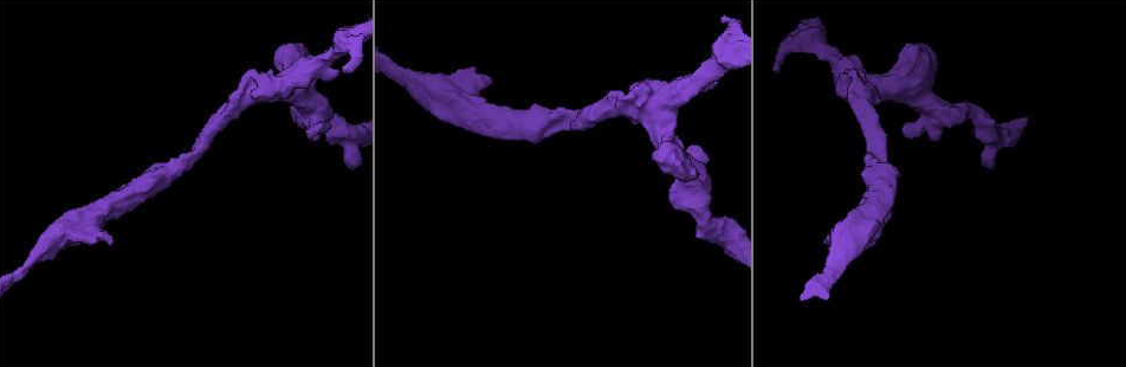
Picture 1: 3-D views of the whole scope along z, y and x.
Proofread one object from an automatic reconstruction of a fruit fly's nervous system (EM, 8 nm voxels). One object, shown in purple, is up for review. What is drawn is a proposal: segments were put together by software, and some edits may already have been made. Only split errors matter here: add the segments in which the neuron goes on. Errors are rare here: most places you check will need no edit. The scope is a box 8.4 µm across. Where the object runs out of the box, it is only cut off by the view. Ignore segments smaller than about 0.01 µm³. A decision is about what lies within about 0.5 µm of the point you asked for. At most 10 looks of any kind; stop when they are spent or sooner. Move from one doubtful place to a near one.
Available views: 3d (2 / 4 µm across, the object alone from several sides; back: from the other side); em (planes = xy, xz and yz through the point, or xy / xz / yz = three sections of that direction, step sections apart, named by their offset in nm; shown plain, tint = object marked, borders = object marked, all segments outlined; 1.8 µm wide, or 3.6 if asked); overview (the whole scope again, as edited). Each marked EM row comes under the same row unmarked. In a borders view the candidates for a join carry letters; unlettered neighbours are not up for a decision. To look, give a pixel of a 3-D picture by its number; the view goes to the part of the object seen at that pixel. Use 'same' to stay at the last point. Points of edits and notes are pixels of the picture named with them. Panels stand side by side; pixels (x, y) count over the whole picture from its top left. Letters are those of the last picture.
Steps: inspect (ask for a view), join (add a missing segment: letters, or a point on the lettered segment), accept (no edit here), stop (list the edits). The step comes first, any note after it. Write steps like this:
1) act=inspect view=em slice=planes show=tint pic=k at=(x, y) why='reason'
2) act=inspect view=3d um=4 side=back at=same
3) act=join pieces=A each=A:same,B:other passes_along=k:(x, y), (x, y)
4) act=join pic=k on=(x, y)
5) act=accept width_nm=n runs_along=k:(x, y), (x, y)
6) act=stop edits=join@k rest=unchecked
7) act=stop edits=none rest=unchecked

act=inspect view=em slice=xz step=8 show=borders pic=1 at=(776, 72) why='branch stops here'

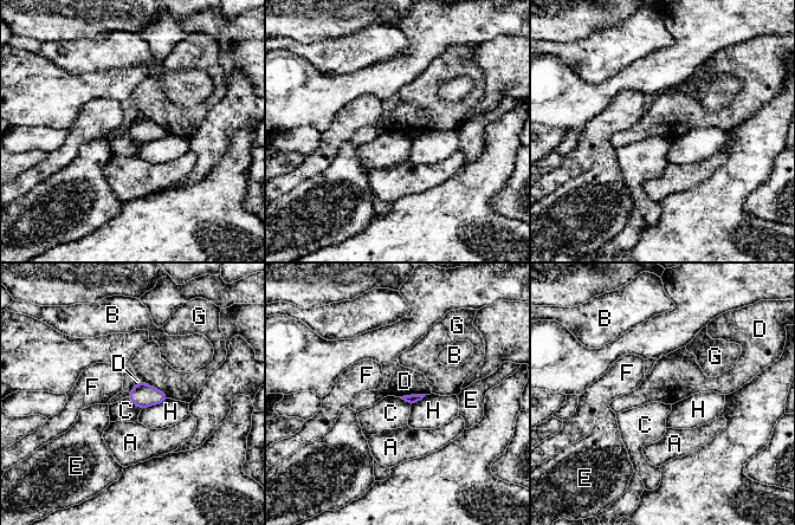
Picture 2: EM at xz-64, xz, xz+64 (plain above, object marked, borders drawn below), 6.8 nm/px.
act=accept each=A:other,B:other,C:other,D:other,E:other,F:other,G:other,H:other found='none of them fits'

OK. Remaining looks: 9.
act=inspect view=em slice=xy step=16 show=borders pic=1 at=(677, 167) why='calibre changes'

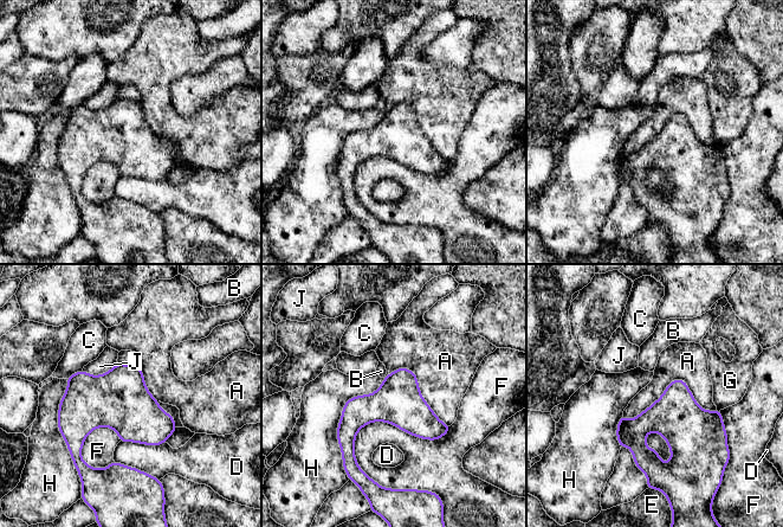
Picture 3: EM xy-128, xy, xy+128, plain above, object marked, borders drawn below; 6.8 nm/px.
act=accept each=A:other,B:other,C:other,D:other,E:other,F:other,G:other,H:other,J:other border=3:(716, 409), (674, 379), (623, 415) found='none of them fits'

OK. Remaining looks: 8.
act=inspect view=3d um=4 side=back pic=1 at=(689, 148) why='branch stops here'

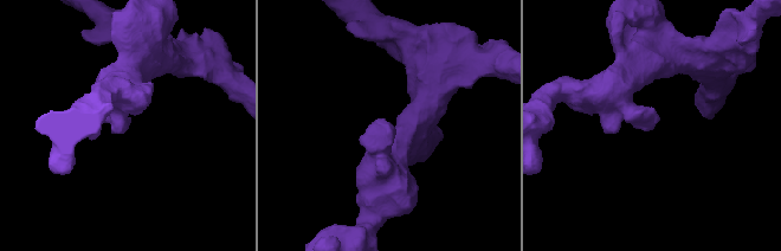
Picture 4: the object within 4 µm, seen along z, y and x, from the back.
act=inspect view=em slice=yz step=4 show=tint pic=4 at=(387, 122)

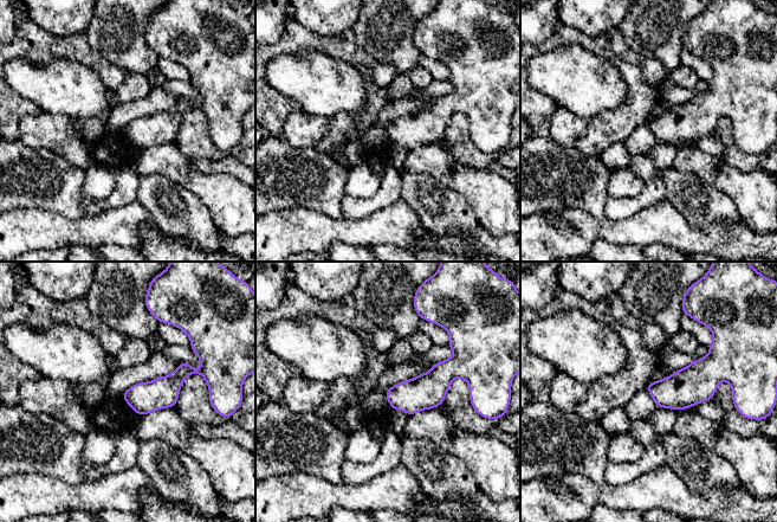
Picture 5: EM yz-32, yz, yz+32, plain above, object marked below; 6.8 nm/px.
act=inspect view=em slice=planes show=borders at=same why='another direction'

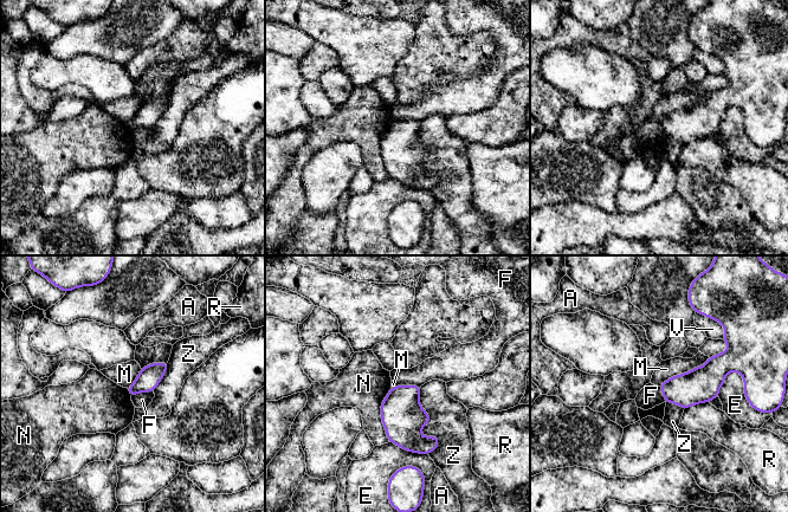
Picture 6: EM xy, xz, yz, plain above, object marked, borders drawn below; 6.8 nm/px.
act=accept each=A:other,E:other,F:other,M:other,N:other,R:other,V:other,Z:other border=6:(395, 384), (418, 384), (420, 387) found='none of them fits'

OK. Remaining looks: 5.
act=inspect view=em slice=planes show=borders pic=1 at=(487, 79) why='free end'

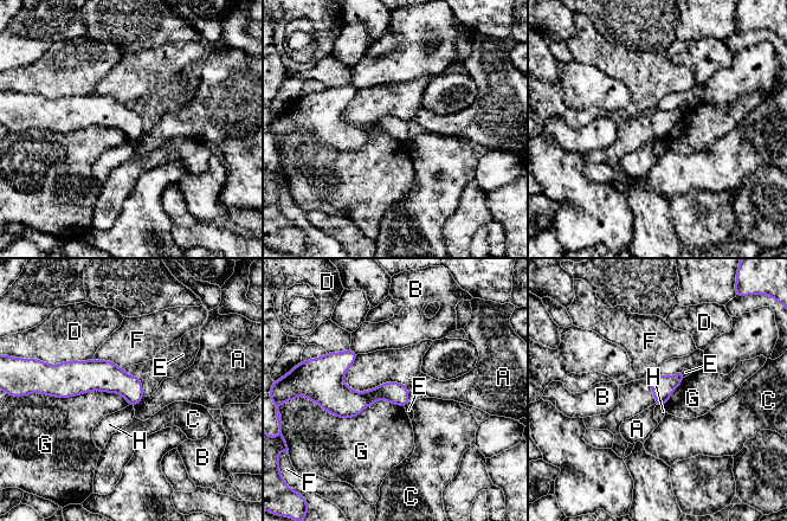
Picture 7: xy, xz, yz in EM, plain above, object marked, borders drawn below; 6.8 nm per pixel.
act=accept each=A:other,B:other,C:other,D:other,E:other,F:other,G:other,H:other border=7:(314, 400), (339, 417), (404, 406) found='none of them fits'

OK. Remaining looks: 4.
act=stop edits=none rest=unchecked

